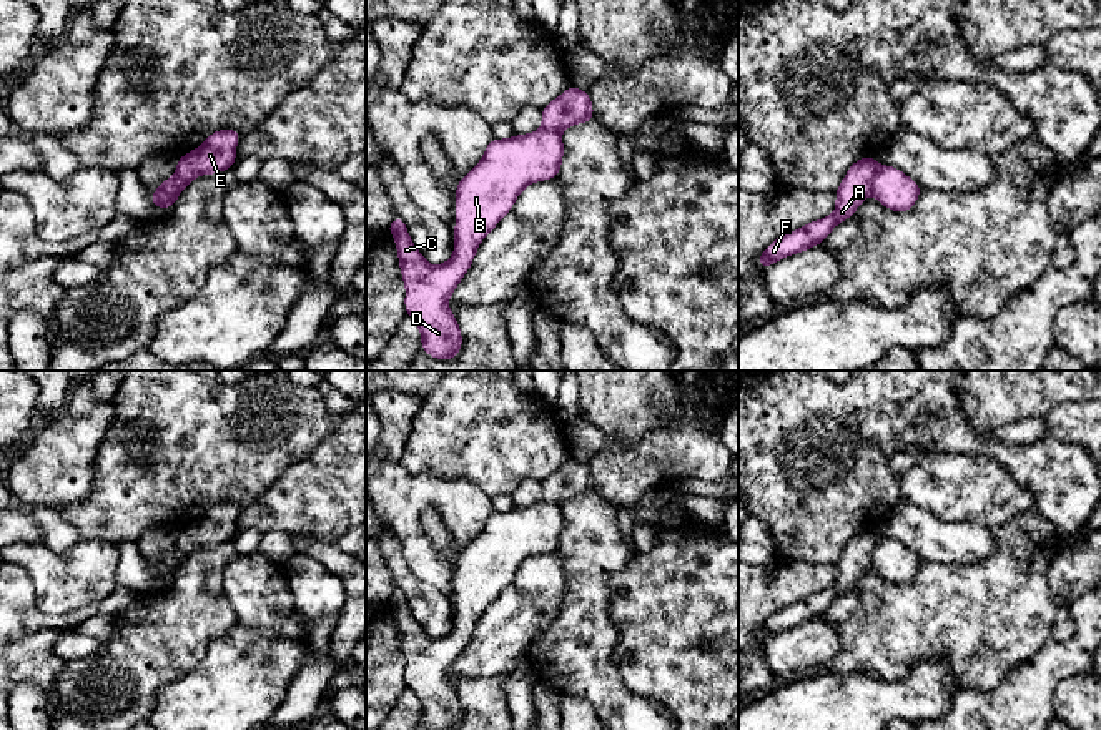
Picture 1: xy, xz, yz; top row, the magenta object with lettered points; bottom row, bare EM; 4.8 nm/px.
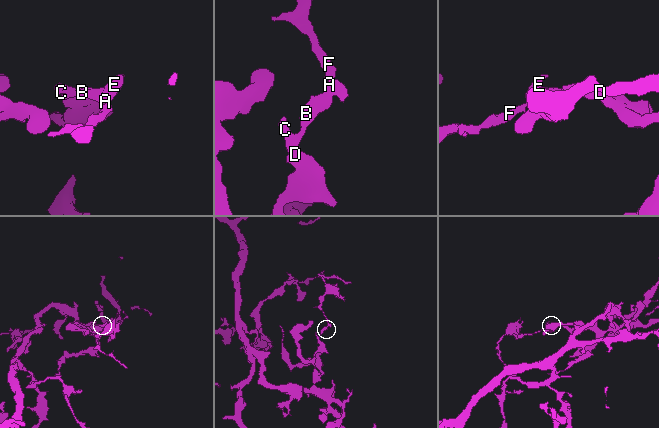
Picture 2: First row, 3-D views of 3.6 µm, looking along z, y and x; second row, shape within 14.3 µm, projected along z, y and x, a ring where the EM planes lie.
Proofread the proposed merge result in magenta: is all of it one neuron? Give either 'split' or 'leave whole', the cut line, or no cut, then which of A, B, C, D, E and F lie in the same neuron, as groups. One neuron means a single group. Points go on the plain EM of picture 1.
split | yz (878, 539), (873, 546), (870, 564) | A E F / B C D

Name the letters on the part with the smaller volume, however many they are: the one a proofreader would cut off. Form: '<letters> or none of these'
A, E, F

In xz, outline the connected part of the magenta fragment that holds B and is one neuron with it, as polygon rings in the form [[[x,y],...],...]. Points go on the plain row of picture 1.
[[[544,501],[507,512],[491,511],[482,532],[456,560],[456,620],[441,639],[431,639],[424,632],[399,589],[391,594],[388,604],[396,612],[406,658],[406,687],[419,698],[422,723],[432,730],[459,727],[462,707],[447,680],[449,668],[471,640],[479,615],[507,587],[527,557],[559,547],[562,527],[560,506]]]

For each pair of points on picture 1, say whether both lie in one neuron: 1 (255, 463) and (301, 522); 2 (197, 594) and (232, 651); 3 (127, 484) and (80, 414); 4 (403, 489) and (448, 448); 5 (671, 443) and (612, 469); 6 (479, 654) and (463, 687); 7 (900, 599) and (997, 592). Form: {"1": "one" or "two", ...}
{"1": "two", "2": "two", "3": "two", "4": "two", "5": "one", "6": "two", "7": "one"}

